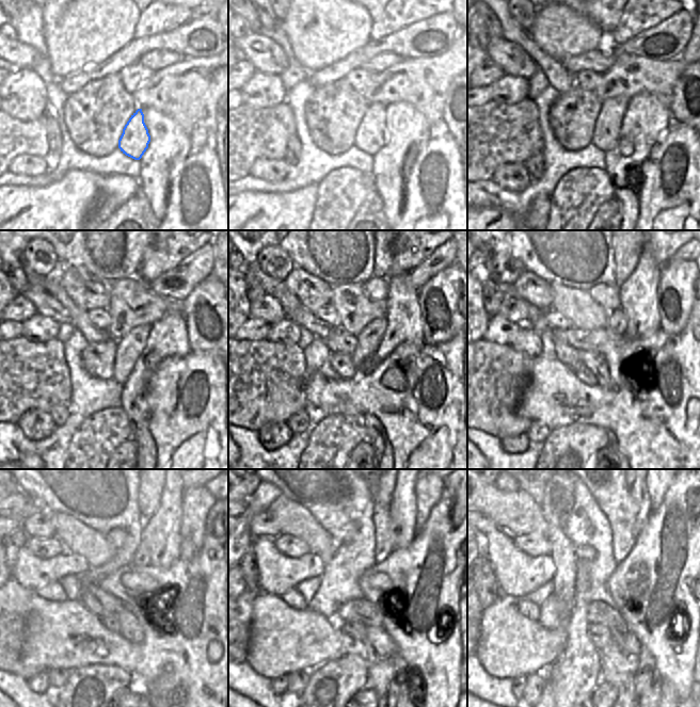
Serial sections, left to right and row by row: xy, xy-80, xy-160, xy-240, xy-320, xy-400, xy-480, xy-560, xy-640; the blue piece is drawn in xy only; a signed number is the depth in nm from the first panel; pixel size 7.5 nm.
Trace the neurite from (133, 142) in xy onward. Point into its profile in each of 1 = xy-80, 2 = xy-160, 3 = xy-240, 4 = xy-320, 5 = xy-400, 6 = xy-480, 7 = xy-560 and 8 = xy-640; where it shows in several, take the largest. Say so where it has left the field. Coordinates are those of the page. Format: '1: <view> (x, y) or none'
1: xy-80 (371, 134)
2: xy-160 (607, 126)
3: xy-240 (128, 350)
4: xy-320 (368, 340)
5: xy-400 (617, 321)
6: xy-480 (142, 556)
7: xy-560 (383, 547)
8: xy-640 (613, 494)

